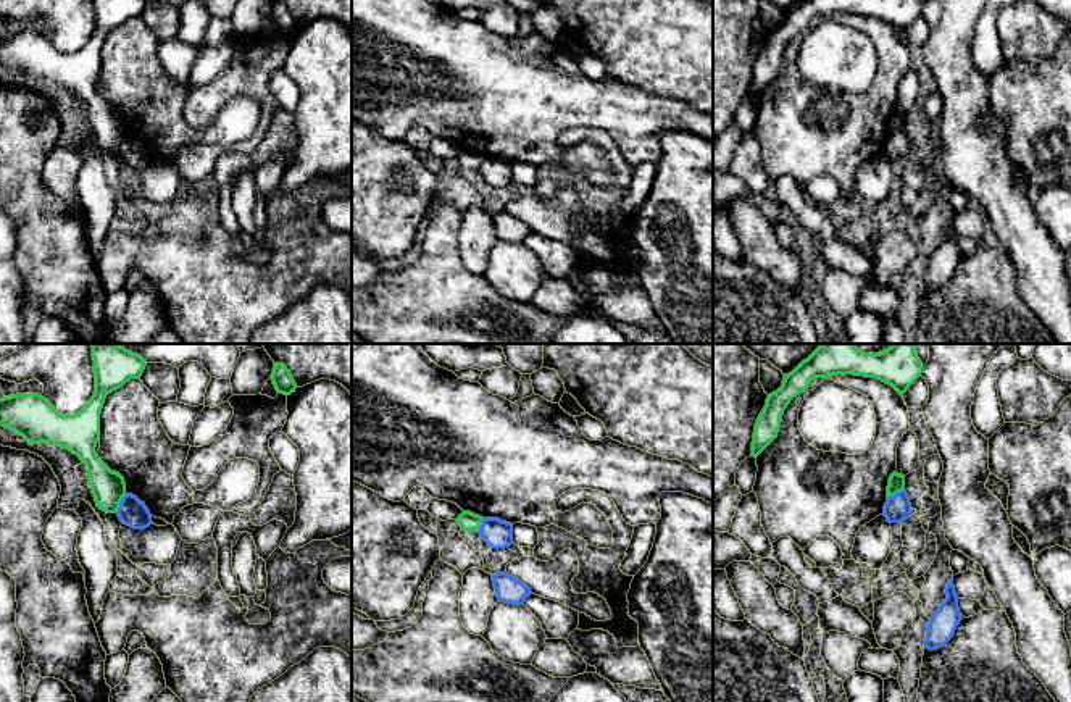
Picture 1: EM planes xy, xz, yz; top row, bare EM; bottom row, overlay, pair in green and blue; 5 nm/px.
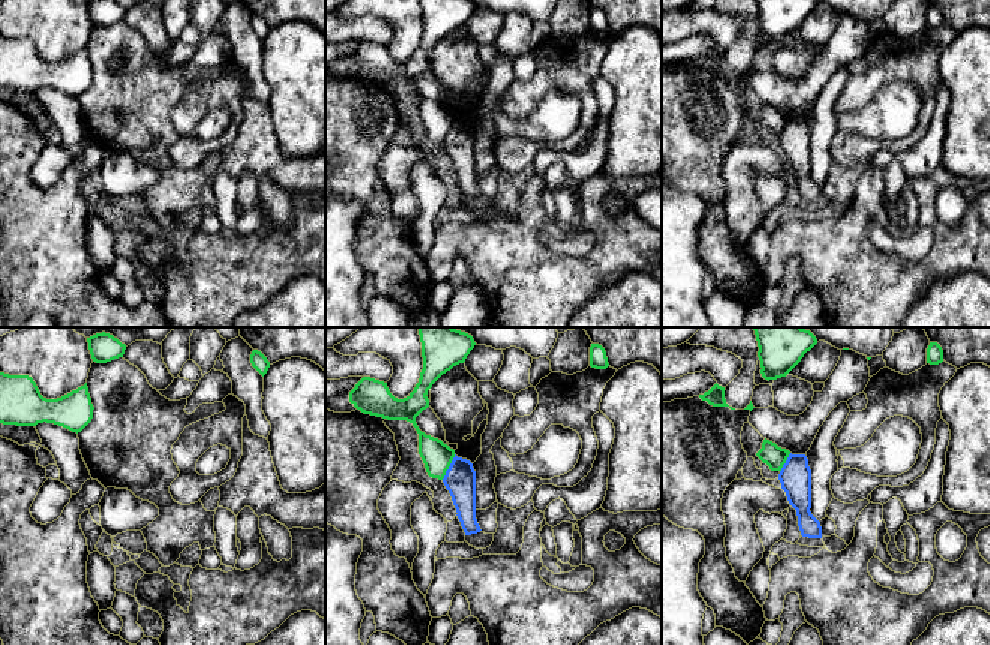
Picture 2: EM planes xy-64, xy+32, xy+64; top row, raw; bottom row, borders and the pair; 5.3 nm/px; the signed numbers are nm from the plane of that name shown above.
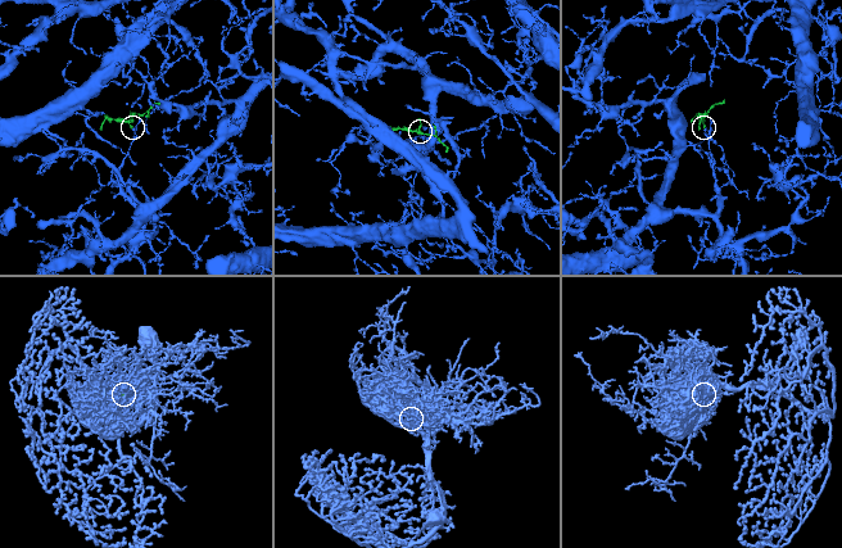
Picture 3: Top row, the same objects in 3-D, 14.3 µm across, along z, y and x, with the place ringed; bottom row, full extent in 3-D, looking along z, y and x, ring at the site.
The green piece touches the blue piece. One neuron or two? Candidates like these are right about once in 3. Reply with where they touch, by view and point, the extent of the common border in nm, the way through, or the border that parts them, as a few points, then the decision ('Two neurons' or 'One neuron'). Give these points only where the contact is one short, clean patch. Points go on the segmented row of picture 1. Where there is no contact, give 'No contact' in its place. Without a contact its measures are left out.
Touches green at xy (120, 502). Shared border 110 nm. Boundary: xy (126, 494), (115, 512). Two neurons

